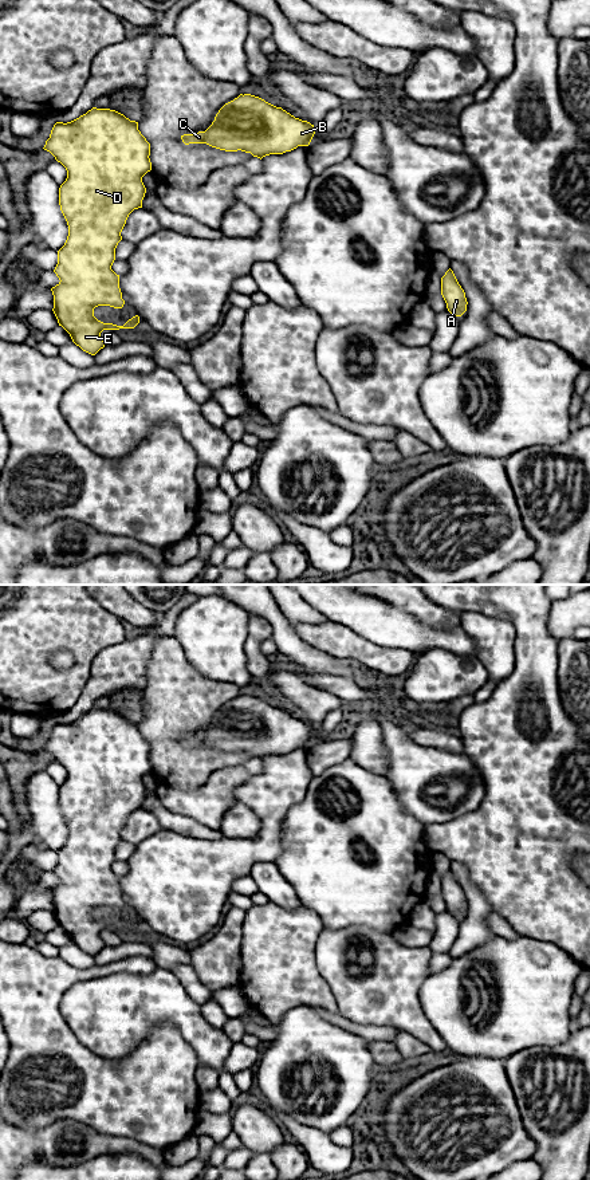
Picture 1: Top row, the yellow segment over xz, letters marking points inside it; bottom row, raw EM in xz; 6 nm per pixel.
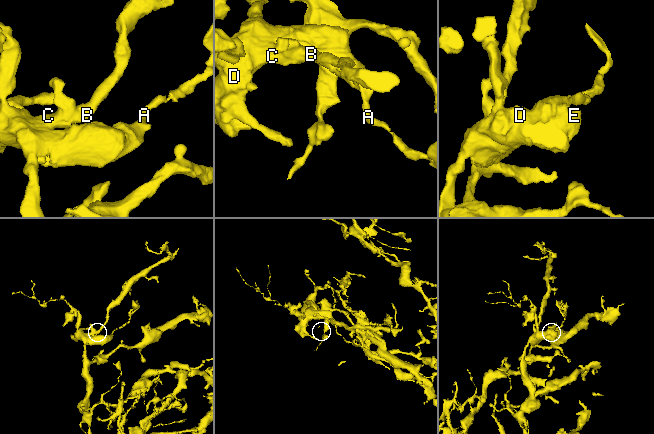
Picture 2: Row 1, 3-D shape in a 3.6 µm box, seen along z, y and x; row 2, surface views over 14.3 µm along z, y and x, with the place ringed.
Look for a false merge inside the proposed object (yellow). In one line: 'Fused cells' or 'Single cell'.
Single cell

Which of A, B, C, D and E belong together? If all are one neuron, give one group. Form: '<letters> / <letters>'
A B C D E

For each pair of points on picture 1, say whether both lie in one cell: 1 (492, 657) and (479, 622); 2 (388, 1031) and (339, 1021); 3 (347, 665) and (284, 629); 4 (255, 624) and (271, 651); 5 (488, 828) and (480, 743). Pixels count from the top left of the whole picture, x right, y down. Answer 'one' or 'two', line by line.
1: one
2: one
3: one
4: two
5: one

